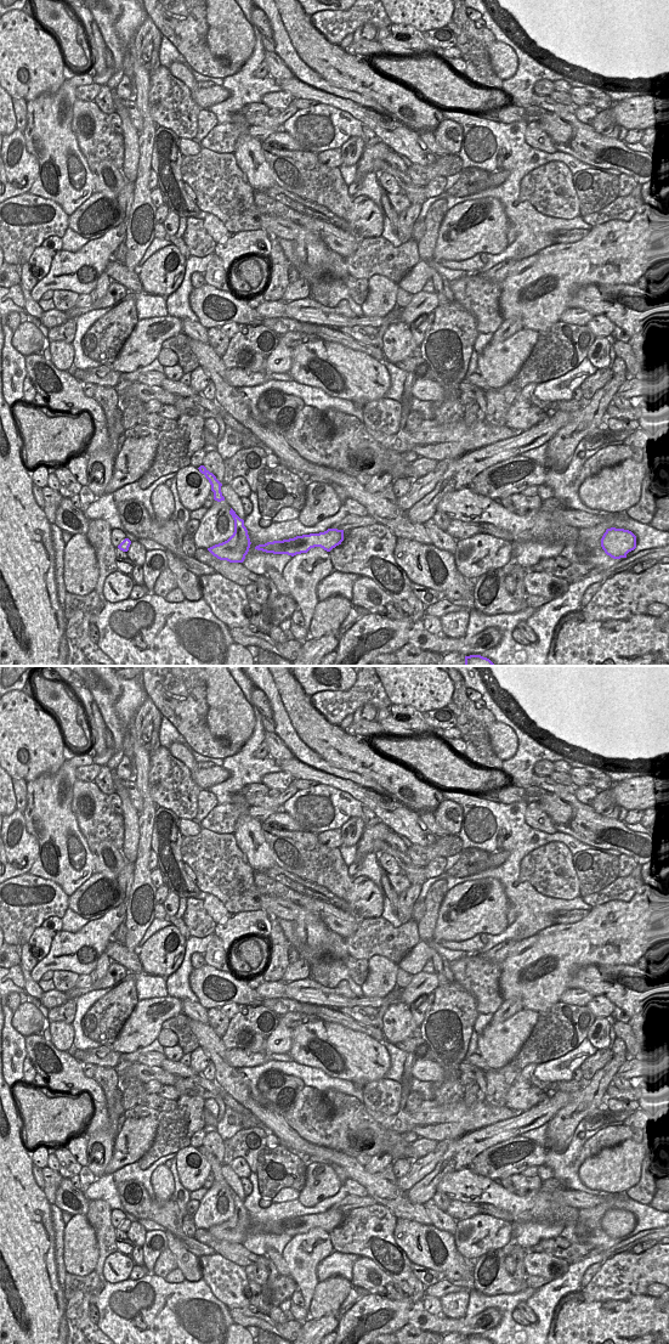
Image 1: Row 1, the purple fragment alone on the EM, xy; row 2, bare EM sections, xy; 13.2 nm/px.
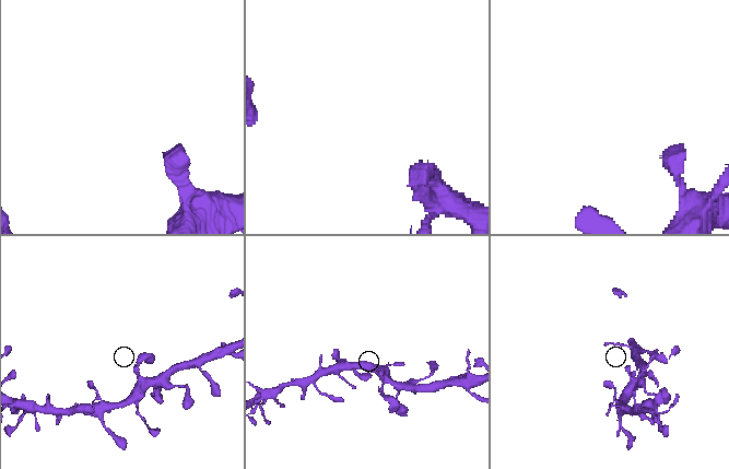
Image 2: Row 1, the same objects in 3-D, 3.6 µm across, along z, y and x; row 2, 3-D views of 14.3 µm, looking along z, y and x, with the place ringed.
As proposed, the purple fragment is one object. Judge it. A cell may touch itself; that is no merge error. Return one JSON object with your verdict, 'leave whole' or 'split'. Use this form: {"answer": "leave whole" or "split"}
{"answer": "leave whole"}

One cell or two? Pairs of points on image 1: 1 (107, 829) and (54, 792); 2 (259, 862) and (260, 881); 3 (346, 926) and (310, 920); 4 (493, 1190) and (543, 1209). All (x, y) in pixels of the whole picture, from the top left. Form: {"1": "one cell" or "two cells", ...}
{"1": "two cells", "2": "two cells", "3": "two cells", "4": "one cell"}

